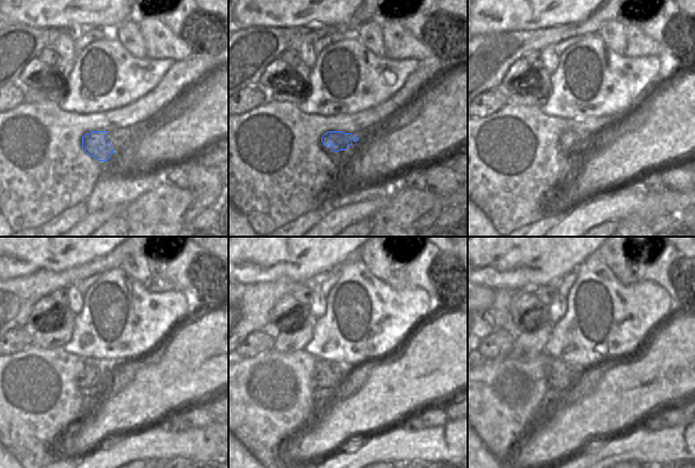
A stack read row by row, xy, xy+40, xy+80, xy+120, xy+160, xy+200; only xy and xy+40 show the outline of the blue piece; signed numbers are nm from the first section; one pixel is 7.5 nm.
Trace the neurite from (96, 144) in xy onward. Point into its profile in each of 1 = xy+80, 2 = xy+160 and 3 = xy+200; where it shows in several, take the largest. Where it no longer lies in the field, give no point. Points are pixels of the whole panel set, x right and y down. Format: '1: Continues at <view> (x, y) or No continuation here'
1: Continues at xy+80 (566, 135)
2: Continues at xy+160 (326, 372)
3: Continues at xy+200 (559, 375)

